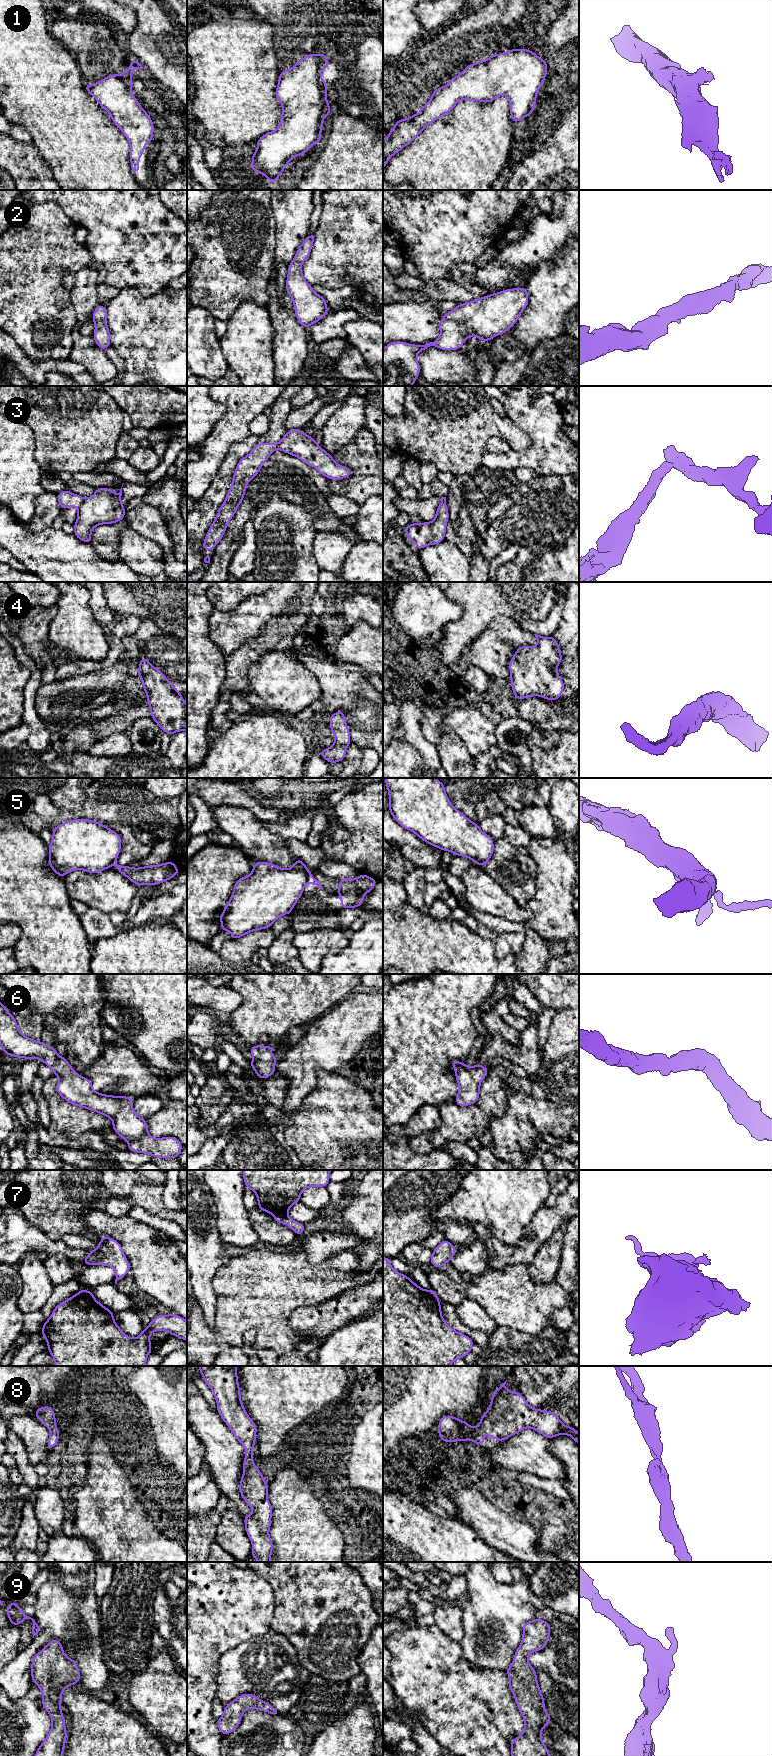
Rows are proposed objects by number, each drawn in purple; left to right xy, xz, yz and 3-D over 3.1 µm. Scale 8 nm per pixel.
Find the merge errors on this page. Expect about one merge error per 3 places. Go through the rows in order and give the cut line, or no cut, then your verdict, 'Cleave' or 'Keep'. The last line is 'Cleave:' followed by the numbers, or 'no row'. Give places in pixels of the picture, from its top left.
1: No split. Keep
2: No split. Keep
3: Split along xy (84, 499), (78, 507). Cleave
4: No split. Keep
5: Split along xz (310, 873), (307, 881). Cleave
6: No split. Keep
7: Split along yz (427, 1290), (439, 1303). Cleave
8: No split. Keep
9: No split. Keep
Cleave: 3, 5, 7

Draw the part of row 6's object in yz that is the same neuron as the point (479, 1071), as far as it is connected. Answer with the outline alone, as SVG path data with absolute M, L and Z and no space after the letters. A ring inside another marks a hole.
M453 1060L452 1069L456 1071L455 1079L459 1085L458 1094L454 1099L456 1104L464 1107L476 1103L480 1096L481 1080L487 1076L489 1068L479 1063L468 1067L466 1063Z

